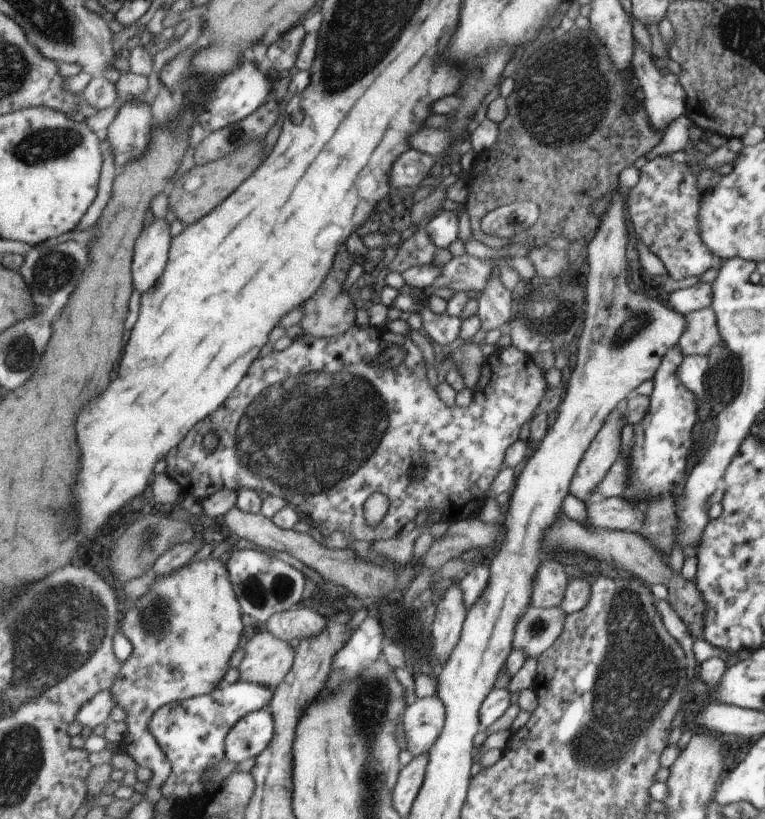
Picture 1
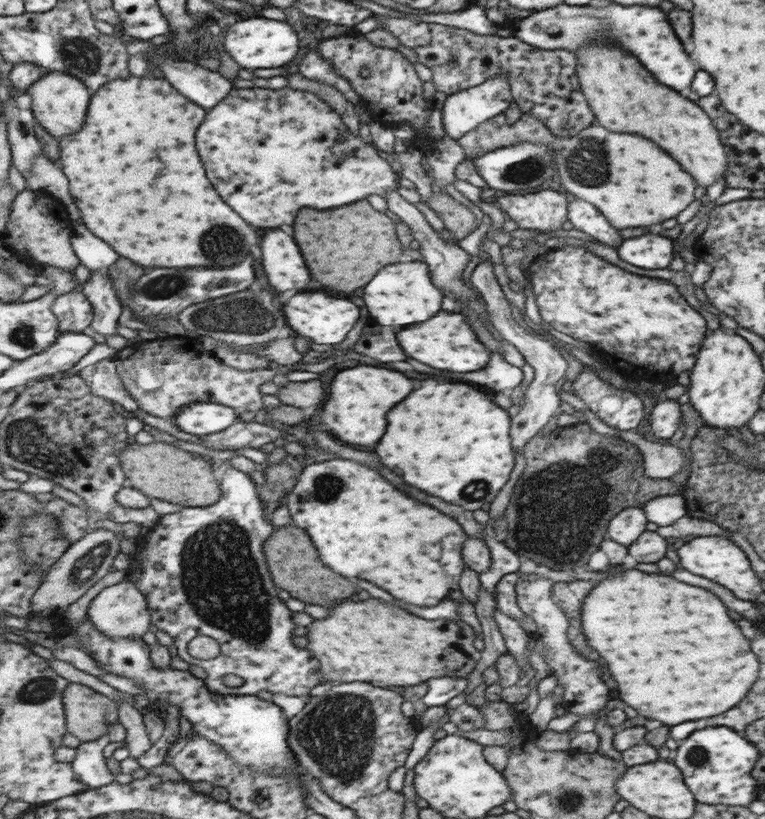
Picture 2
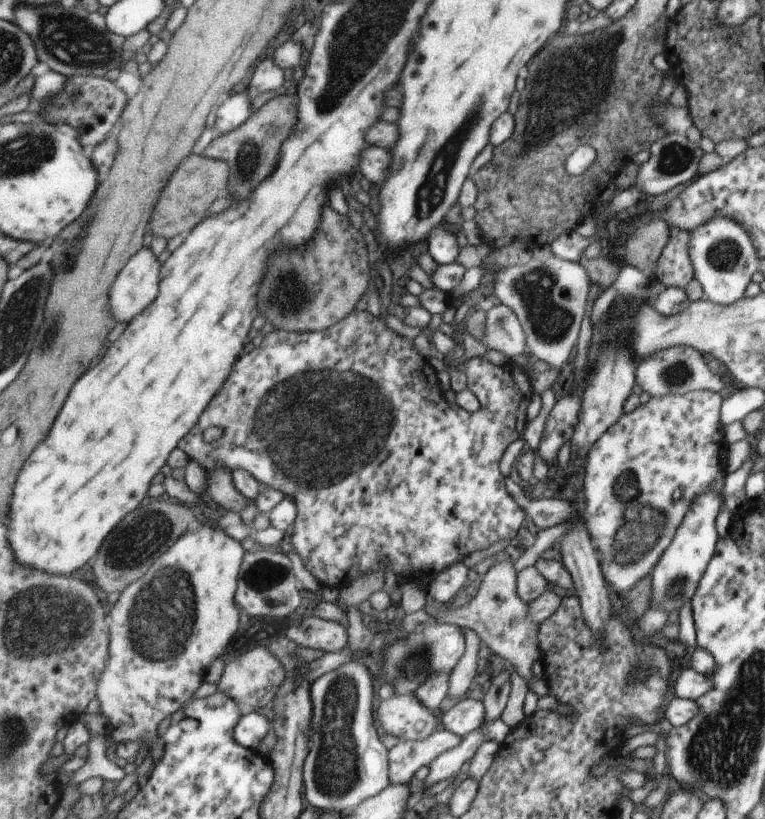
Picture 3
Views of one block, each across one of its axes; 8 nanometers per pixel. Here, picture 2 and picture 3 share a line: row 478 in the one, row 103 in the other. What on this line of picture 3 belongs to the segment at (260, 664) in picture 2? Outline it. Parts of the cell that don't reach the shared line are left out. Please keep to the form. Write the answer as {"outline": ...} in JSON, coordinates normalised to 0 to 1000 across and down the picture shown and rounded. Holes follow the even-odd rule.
{"outline":[[[320,112],[305,115],[282,139],[281,164],[289,166],[311,158],[331,139],[328,117]]]}

